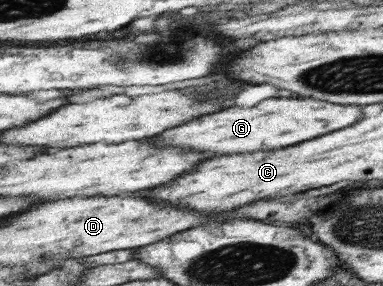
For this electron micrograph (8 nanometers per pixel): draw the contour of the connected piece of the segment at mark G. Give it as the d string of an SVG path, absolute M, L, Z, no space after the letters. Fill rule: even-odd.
M268 98L258 102L250 108L226 108L216 114L208 114L204 118L198 118L196 122L190 122L186 126L178 126L174 130L168 130L166 134L160 134L158 138L152 138L160 144L184 144L188 148L198 148L202 152L214 152L214 154L236 154L236 152L254 152L254 150L276 150L284 146L292 146L316 136L322 136L326 132L334 132L340 128L346 128L362 118L360 105L341 105L331 102L320 102L314 98Z

